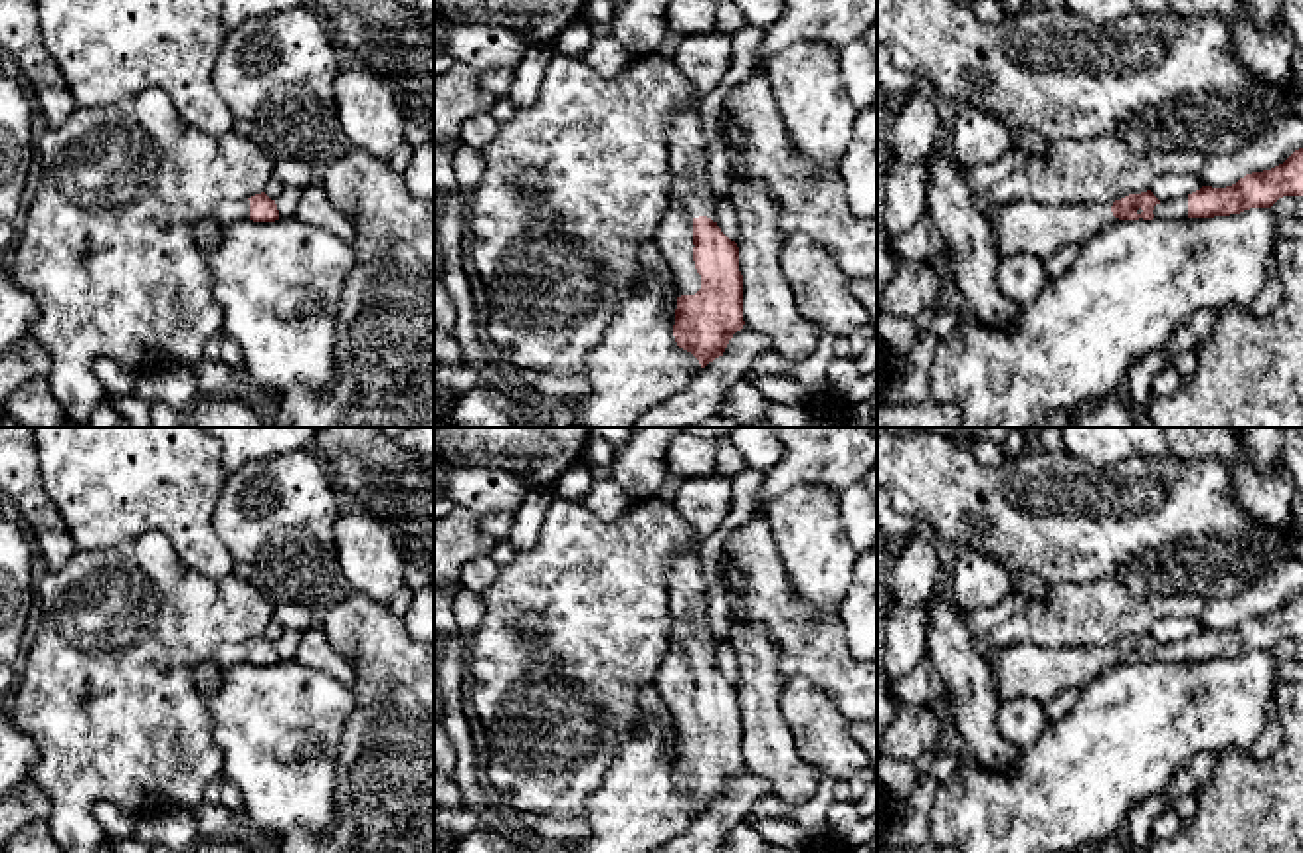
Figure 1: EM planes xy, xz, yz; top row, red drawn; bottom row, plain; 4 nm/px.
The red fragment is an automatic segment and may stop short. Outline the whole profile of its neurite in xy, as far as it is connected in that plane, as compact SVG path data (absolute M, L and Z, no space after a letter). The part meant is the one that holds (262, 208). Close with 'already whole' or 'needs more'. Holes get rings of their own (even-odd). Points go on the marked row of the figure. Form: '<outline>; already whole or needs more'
M261 192L248 200L224 200L216 204L212 218L220 226L228 226L242 220L275 222L279 220L279 210L275 200Z; needs more

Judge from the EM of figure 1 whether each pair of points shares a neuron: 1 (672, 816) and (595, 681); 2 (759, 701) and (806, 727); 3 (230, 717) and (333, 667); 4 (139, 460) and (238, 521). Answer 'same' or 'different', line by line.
1: different
2: different
3: different
4: different

